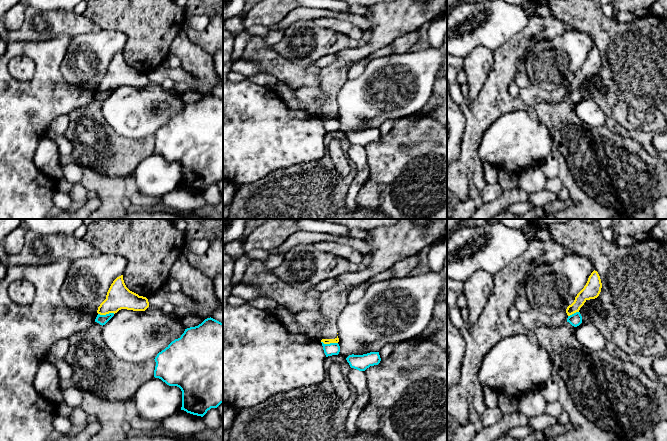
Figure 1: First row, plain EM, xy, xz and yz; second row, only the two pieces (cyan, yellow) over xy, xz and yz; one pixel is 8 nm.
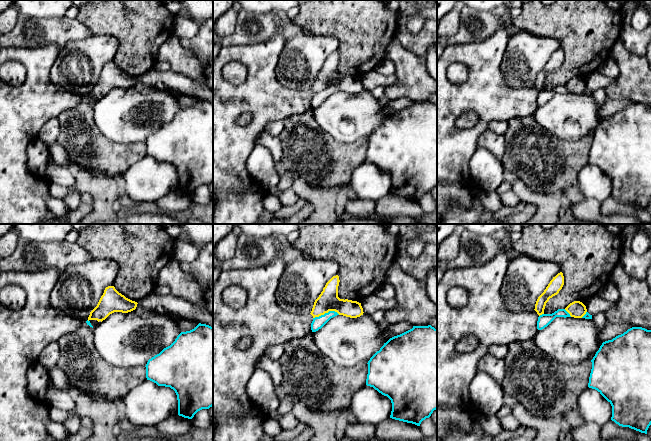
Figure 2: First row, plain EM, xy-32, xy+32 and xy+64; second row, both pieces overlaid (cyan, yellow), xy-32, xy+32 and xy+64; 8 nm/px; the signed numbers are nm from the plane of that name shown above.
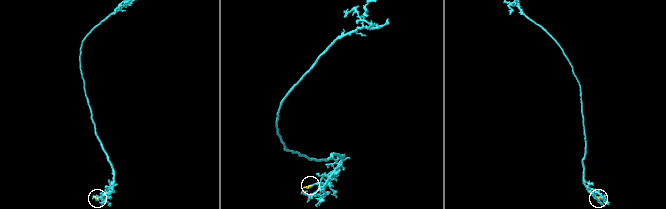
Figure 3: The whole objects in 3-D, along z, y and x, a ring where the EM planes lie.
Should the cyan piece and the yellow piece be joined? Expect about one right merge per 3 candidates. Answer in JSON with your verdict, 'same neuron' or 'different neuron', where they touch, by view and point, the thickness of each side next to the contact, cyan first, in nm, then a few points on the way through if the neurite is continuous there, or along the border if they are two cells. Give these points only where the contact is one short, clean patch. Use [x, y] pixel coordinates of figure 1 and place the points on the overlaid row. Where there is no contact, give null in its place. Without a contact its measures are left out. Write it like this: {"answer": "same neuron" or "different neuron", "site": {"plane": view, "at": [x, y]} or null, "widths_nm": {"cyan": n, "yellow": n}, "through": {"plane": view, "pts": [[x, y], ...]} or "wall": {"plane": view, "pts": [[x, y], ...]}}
{"answer": "different neuron", "site": {"plane": "xz", "at": [330, 343]}, "widths_nm": {"cyan": 100, "yellow": 50}, "wall": {"plane": "xz", "pts": [[321, 341], [324, 343], [337, 343]]}}

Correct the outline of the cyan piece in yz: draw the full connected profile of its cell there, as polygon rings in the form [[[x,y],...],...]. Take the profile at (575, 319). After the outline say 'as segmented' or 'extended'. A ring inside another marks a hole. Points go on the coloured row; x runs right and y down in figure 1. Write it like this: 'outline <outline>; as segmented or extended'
outline [[[576,312],[567,318],[567,322],[569,322],[572,326],[577,327],[582,323],[582,316],[580,312]]]; as segmented

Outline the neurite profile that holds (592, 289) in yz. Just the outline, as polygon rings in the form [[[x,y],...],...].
[[[594,270],[589,276],[584,288],[577,294],[574,302],[569,305],[566,310],[548,316],[531,308],[529,311],[519,314],[516,322],[519,322],[529,331],[534,331],[540,326],[557,327],[565,323],[570,315],[579,312],[587,300],[597,298],[601,292],[601,288],[602,283],[600,276],[598,272]]]

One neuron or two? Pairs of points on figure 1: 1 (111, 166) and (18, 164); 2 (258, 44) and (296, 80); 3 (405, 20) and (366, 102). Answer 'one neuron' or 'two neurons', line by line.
1: two neurons
2: one neuron
3: two neurons

